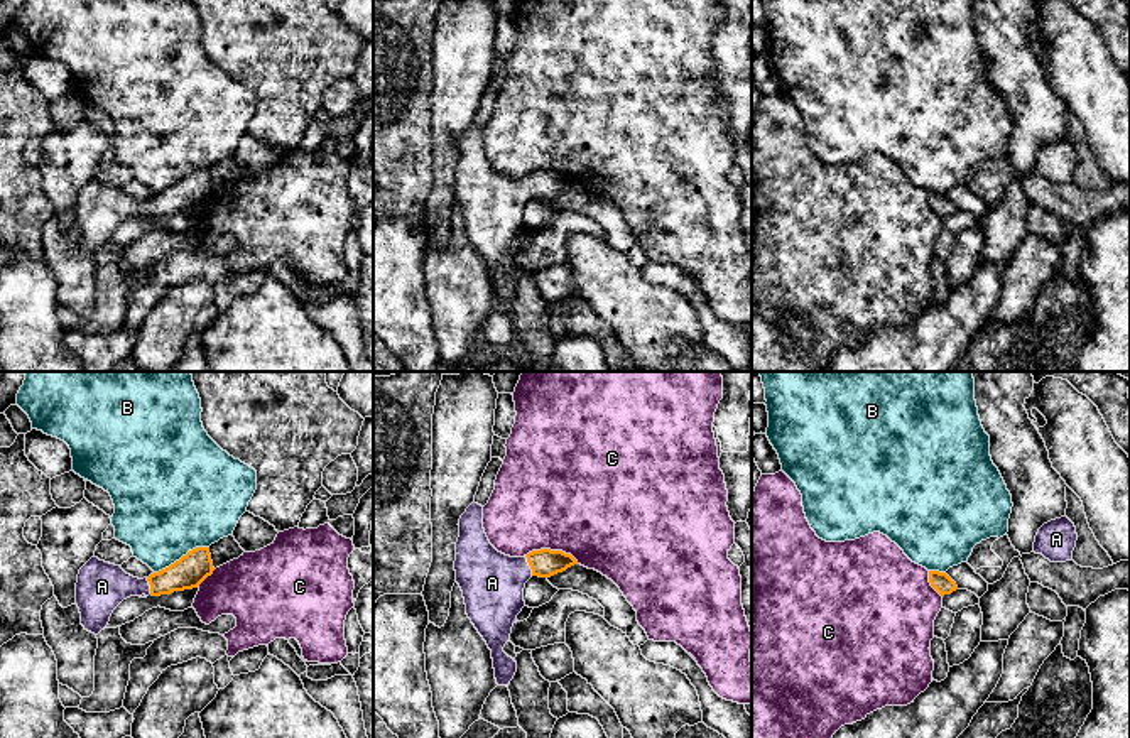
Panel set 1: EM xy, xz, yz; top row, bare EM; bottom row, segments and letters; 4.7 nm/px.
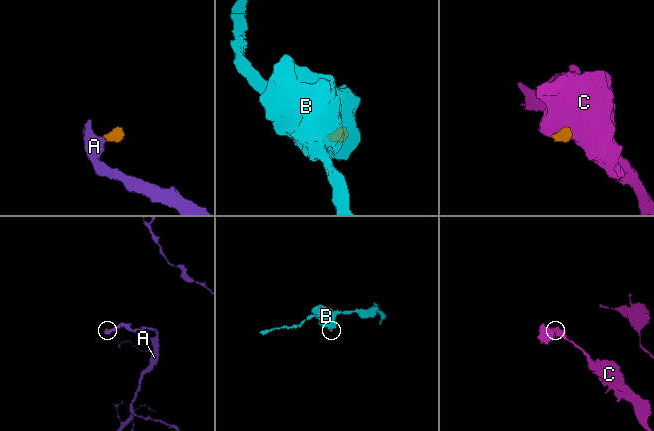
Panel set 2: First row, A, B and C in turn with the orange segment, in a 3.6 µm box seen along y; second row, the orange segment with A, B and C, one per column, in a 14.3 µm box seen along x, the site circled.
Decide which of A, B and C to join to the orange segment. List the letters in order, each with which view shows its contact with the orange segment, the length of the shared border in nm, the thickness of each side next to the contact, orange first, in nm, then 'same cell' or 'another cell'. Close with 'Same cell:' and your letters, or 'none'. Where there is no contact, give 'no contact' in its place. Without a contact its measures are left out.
A: meets orange in xz; contact 100 nm long; 140 nm thick on the orange side, 300 nm on the other; same cell
B: meets orange in xy; contact 300 nm long; 160 nm thick on the orange side, 480 nm on the other; another cell
C: meets orange in xz; contact 260 nm long; 140 nm thick on the orange side, 480 nm on the other; another cell
Same cell: A

